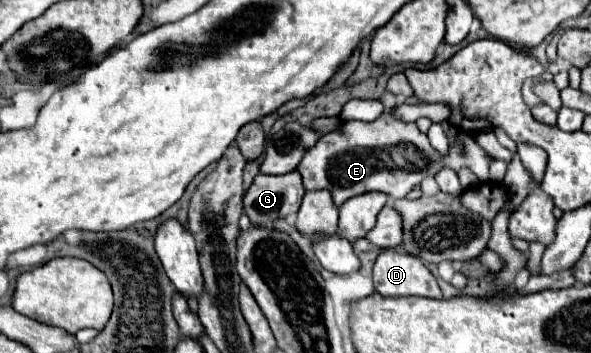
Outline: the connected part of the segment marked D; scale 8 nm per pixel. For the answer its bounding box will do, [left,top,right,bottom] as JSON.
[373,250,441,298]

